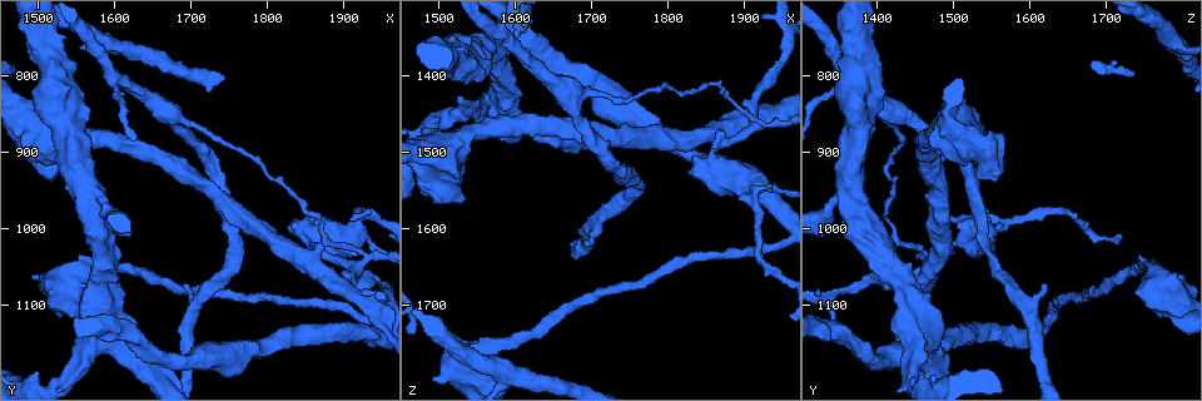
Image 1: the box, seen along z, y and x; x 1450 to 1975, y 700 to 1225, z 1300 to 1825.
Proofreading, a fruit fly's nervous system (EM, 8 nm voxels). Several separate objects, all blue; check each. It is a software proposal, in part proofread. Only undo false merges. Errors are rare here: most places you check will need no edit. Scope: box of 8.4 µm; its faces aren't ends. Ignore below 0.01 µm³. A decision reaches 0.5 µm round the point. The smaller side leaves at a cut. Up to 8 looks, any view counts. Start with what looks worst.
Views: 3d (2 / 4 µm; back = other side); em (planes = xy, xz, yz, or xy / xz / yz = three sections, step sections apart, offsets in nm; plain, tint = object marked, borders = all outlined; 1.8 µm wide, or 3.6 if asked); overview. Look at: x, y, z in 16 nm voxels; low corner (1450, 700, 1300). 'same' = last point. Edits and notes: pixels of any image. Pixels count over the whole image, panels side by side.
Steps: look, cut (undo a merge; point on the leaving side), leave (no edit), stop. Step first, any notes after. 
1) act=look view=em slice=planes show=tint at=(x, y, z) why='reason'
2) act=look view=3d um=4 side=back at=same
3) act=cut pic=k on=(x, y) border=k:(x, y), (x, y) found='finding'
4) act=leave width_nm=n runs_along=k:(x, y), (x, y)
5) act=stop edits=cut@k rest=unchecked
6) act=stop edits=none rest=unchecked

act=look view=3d um=2 at=(1910, 1070, 1450) why='looks like a crossing'

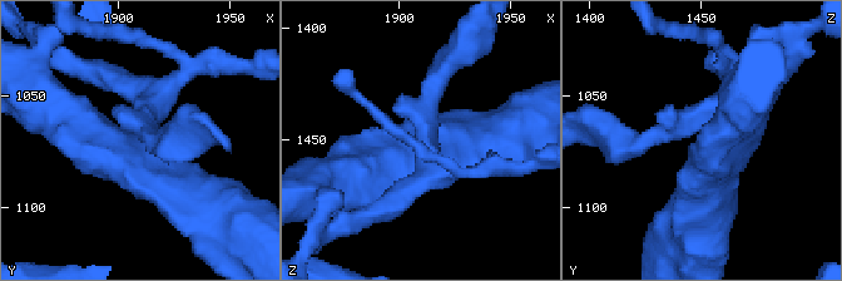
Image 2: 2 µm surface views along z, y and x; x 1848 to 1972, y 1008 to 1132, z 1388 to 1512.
act=look view=em um=3.6 slice=planes show=borders at=same why='need the tissue'

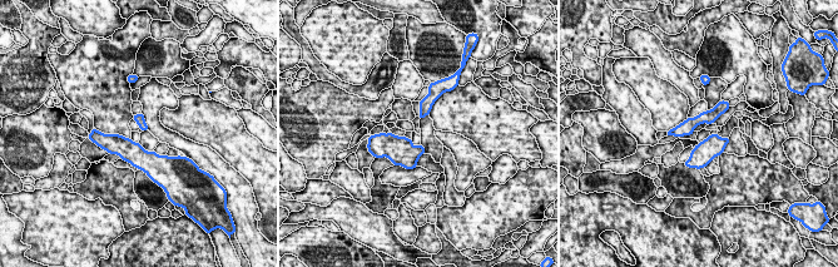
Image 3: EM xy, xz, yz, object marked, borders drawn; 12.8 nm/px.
act=leave runs_along=3:(102, 137), (142, 159), (165, 159) found='continuous, no second neuron'

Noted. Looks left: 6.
act=look view=em slice=xz step=16 show=tint at=(1575, 955, 1355) why='a fork'

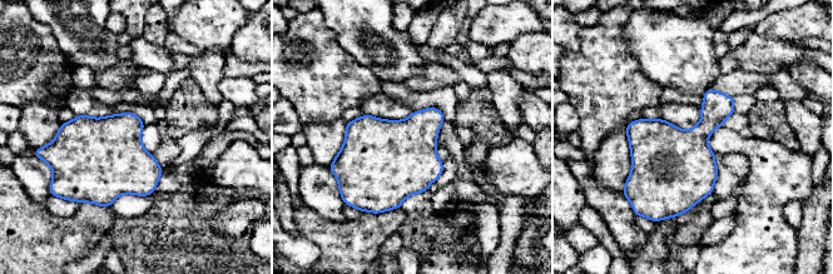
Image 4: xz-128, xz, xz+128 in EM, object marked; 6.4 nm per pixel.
act=look view=em slice=planes show=tint at=same

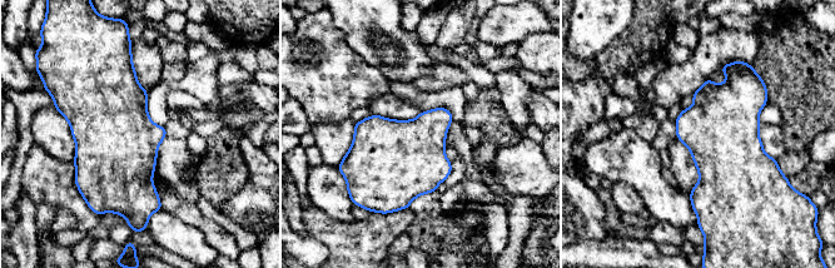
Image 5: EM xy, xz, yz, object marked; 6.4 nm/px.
act=leave found='continuous, no second neuron'

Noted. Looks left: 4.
act=look view=3d um=4 at=(1895, 1005, 1555) why='calibre changes'

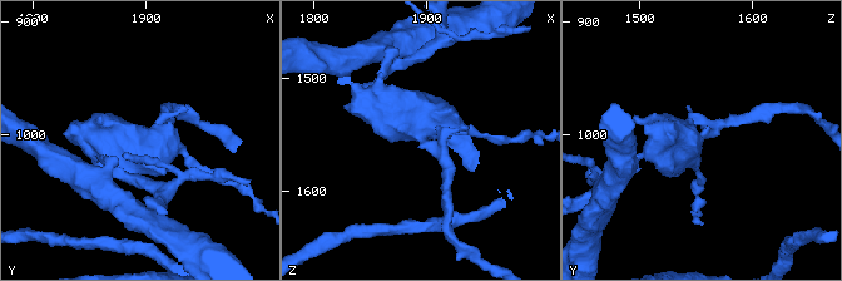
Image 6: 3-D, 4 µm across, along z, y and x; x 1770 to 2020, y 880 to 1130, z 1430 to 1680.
act=look view=em um=3.6 slice=xy step=4 show=tint at=(1898, 1004, 1550) why='shape alone is not enough'

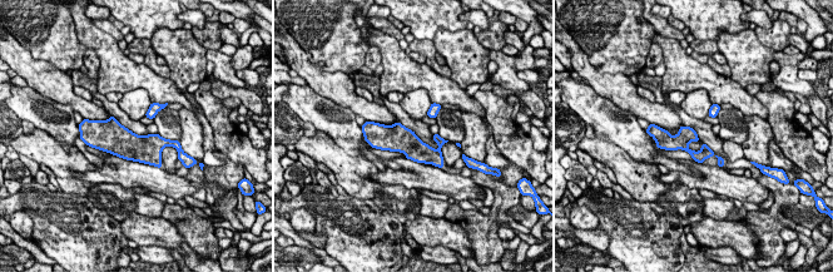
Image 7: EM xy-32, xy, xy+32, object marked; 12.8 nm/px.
act=look view=em um=3.6 slice=yz step=8 show=tint at=same why='another direction'

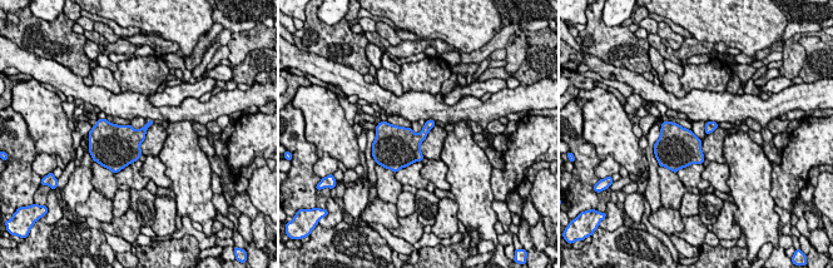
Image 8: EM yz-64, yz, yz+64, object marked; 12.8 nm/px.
act=leave found='all the same neuron'

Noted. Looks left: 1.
act=stop edits=none rest=unchecked

